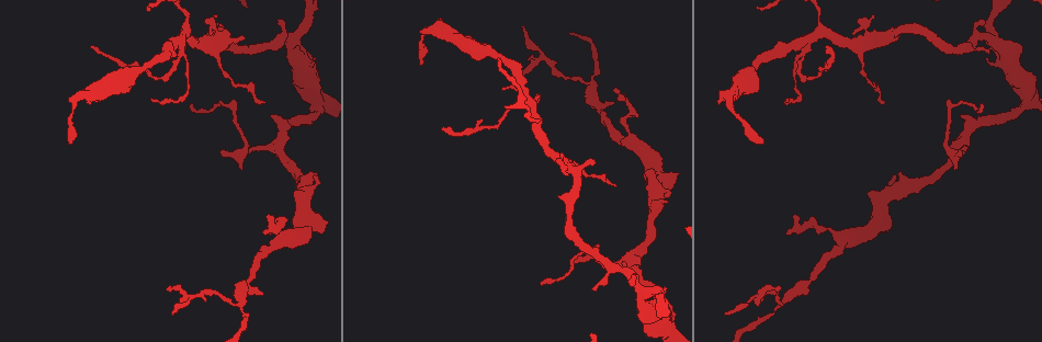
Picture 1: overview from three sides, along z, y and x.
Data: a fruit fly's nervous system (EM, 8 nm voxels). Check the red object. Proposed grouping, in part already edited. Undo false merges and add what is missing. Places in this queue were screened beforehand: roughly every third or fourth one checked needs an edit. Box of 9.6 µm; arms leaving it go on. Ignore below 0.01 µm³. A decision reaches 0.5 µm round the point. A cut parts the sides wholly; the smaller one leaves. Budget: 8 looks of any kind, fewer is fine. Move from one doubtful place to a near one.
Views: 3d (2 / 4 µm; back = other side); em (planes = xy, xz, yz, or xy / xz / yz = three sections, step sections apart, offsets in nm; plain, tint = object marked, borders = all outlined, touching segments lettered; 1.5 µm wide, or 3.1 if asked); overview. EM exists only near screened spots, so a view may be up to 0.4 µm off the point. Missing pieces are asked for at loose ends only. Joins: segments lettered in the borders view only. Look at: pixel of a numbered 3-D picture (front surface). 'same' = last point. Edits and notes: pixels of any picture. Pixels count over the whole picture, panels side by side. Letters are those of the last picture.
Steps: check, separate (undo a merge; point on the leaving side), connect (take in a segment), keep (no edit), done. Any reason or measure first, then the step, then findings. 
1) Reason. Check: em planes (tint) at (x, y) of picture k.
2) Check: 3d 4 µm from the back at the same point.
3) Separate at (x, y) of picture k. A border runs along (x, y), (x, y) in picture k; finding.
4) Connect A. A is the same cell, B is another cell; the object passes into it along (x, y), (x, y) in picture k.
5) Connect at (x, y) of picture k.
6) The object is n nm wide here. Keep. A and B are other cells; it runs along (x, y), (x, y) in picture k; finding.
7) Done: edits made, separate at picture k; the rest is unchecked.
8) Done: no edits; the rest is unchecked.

An open end. Check: em xz step 8 (borders) at (173, 314) of picture 1.

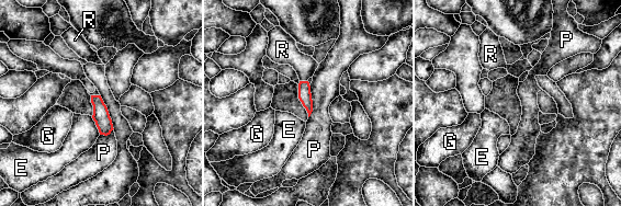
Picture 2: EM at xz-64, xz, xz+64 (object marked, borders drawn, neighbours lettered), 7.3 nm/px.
Cut it another way. Check: em planes (borders) at the same point.

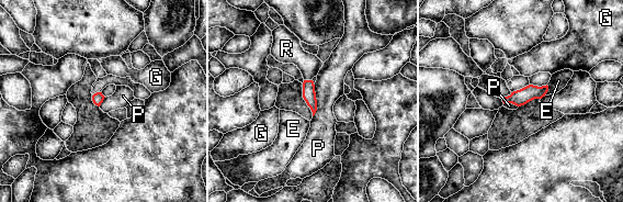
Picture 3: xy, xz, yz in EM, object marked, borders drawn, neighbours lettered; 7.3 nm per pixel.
The object is 90 nm wide here. Connect R. R is the same cell, E, G and P are other cells; the object passes into it along (308, 88), (308, 80), (290, 52) in picture 3; the neuron continues.

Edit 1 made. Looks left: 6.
Free end. Check: em yz step 8 (tint) at (245, 37) of picture 1.

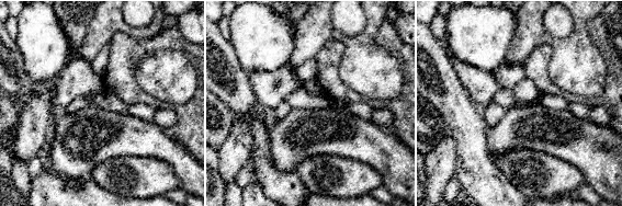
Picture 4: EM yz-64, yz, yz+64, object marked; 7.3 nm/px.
Another direction. Check: em planes (borders) at the same point.

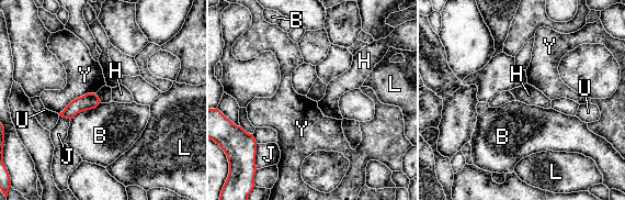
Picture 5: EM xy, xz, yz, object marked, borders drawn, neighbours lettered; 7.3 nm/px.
The longest contact is with Y, 320 nm. Keep. B, H, J, L, U and Y are other cells; none of them fits.

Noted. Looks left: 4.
Thin end. Check: 3d 2 µm at (189, 106) of picture 1.

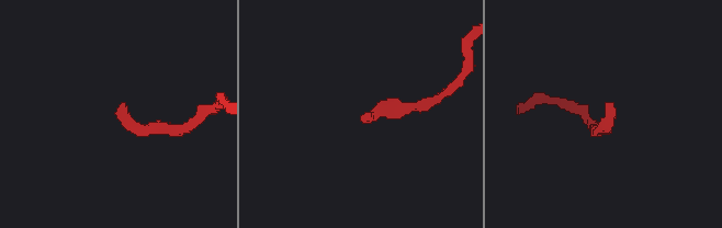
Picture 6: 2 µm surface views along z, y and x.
Check: em planes (borders) at (363, 118) of picture 6.

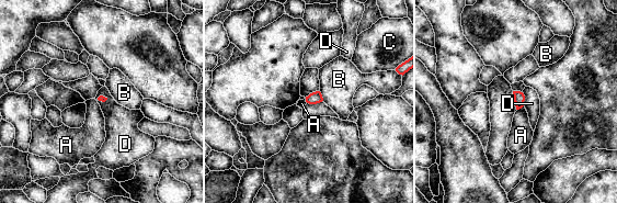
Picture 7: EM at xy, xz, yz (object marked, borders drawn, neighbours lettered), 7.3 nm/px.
Keep. A, B, C and D are other cells; a border runs along (523, 105), (517, 110) in picture 7; no lettered segment goes on from it.

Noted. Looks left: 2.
Done: edits made, connect at picture 3; the rest is unchecked.

